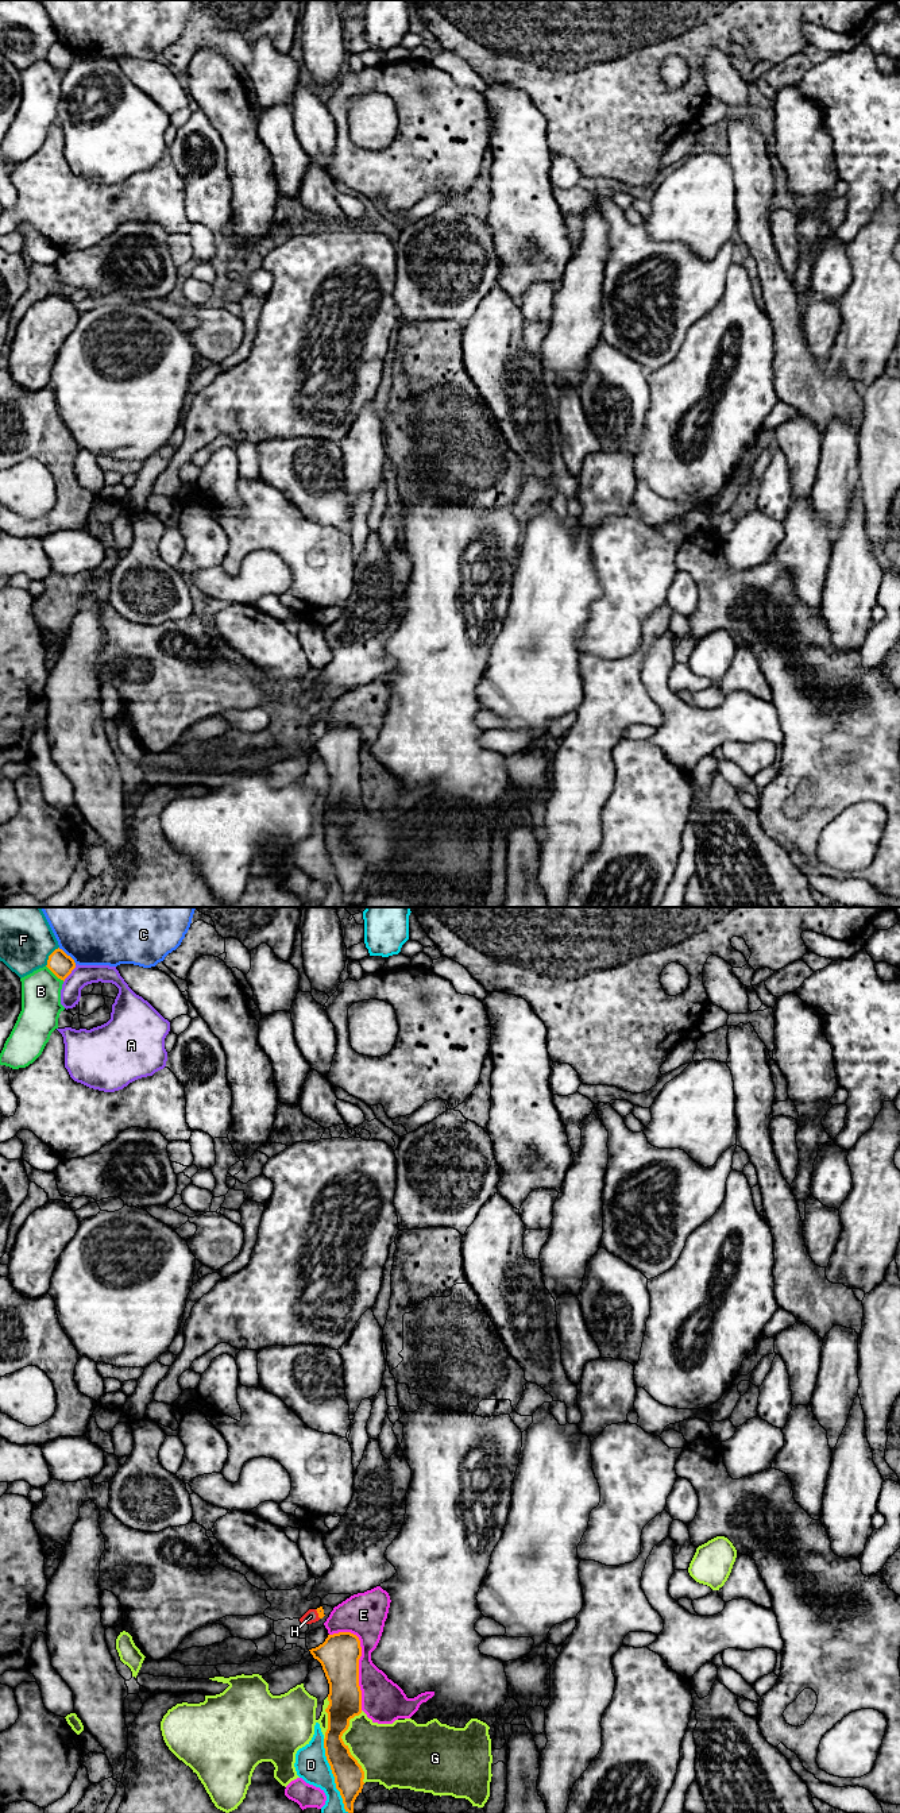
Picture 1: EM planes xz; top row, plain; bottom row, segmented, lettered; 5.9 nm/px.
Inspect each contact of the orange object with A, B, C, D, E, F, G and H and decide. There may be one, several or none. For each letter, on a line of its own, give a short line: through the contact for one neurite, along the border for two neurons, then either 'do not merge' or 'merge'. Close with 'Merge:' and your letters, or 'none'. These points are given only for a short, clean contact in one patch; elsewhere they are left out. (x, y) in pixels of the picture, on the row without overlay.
A: do not merge
B: do not merge
C: do not merge
D: do not merge
E: do not merge
F: do not merge
G: do not merge
H: line xz (320, 704), (317, 705), (311, 709); merge
Merge: H

